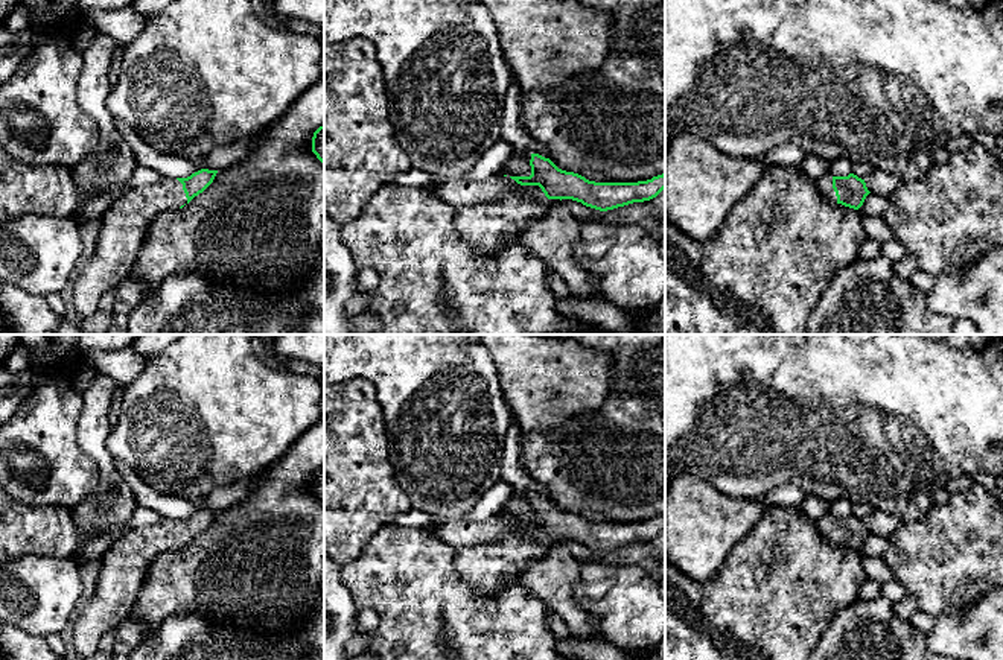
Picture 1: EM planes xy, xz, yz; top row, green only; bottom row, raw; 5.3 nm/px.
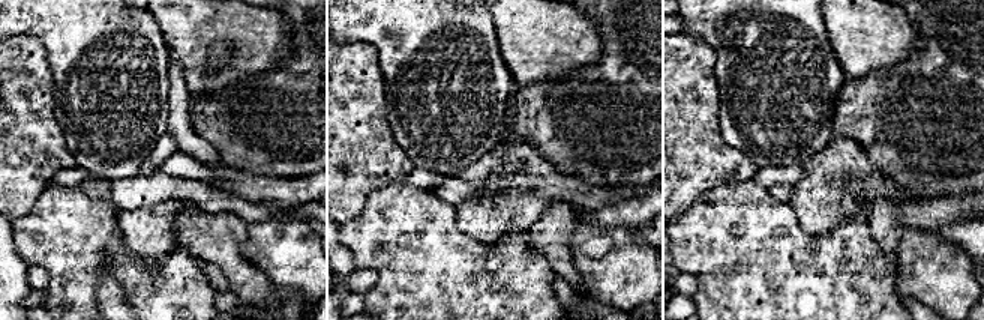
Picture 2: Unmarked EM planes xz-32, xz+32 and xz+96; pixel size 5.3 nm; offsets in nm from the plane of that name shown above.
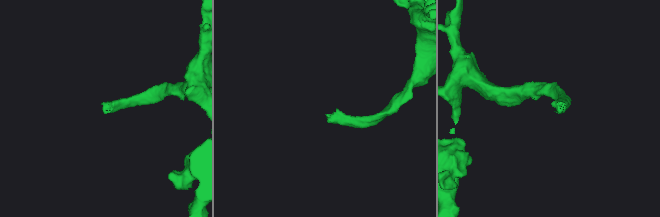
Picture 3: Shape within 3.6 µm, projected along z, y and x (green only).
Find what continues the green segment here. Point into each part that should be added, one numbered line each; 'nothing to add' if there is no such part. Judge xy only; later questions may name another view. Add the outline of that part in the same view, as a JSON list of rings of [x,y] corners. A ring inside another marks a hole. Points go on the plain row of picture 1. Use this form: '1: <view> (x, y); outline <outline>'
1: xy (124, 569); outline [[[177,519],[125,532],[99,563],[93,598],[73,622],[73,648],[81,660],[99,651],[102,636],[131,614],[152,563],[160,554],[175,552],[187,544]]]

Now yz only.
1: yz (825, 523); outline [[[831,514],[823,516],[816,523],[817,523],[819,532],[823,537],[826,537],[833,543],[837,543],[837,537],[836,537],[836,532],[833,529],[833,516]]]

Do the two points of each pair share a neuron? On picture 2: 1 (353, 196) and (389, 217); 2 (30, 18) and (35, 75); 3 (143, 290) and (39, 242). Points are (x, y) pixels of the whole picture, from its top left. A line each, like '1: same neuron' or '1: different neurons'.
1: different neurons
2: different neurons
3: same neuron

